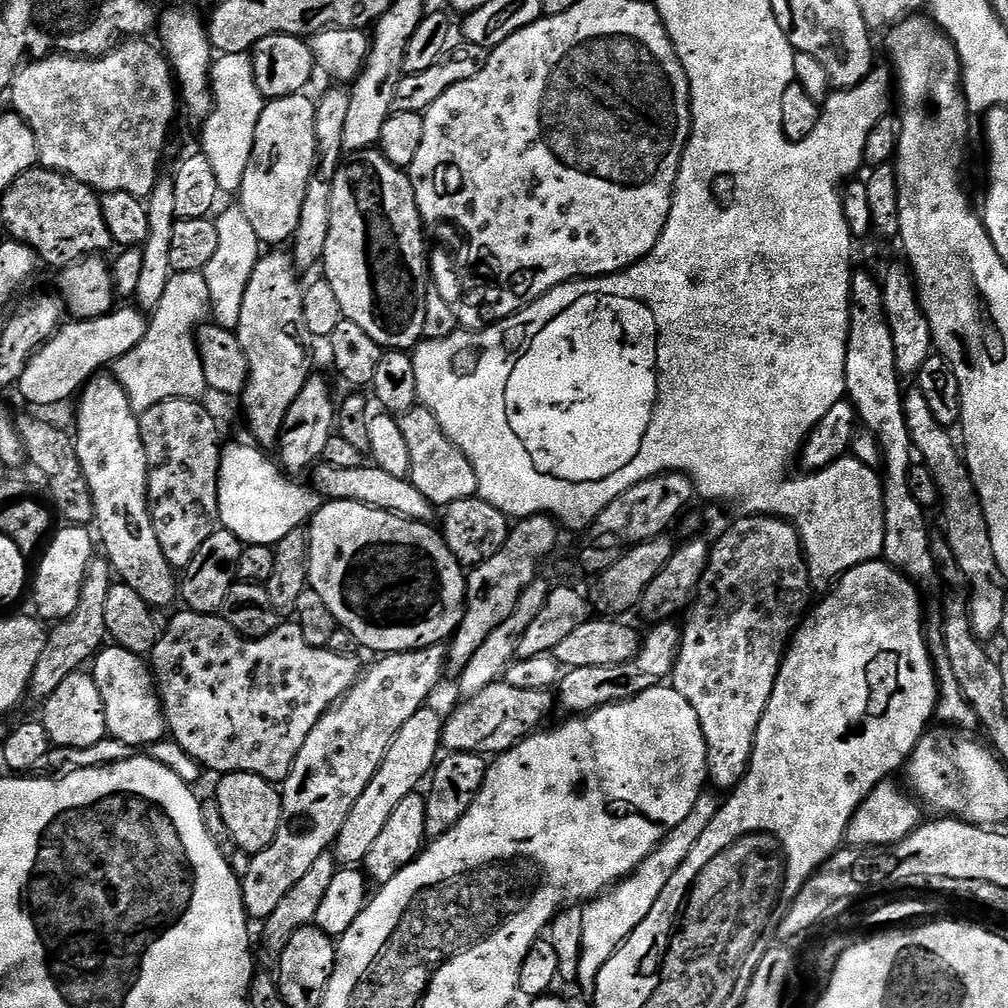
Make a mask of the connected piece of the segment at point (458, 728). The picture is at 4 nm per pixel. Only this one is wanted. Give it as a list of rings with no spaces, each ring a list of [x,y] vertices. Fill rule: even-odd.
[[[506,682],[486,686],[486,690],[459,702],[461,704],[446,716],[440,735],[441,745],[448,752],[509,752],[521,740],[533,735],[543,725],[540,723],[547,718],[552,704],[554,708],[554,696],[551,691],[518,690],[518,686],[510,686]]]

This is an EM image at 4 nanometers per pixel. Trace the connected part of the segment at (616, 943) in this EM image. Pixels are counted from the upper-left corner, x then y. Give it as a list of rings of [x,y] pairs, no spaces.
[[[712,792],[701,793],[694,809],[691,810],[691,814],[687,815],[671,831],[663,843],[646,857],[631,875],[621,880],[608,893],[589,901],[583,907],[578,984],[582,986],[582,990],[588,995],[588,998],[595,995],[597,975],[602,966],[625,943],[630,933],[645,920],[646,915],[650,914],[650,910],[653,909],[659,895],[662,894],[662,890],[666,888],[666,883],[670,882],[670,878],[686,860],[690,850],[697,844],[698,838],[705,833],[706,827],[710,826],[710,822],[713,821],[714,814],[717,813],[720,805],[719,798],[717,799],[714,795],[716,794]]]

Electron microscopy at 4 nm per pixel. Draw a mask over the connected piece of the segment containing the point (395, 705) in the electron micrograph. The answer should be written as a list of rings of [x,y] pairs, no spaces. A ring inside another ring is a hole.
[[[435,644],[429,648],[420,648],[416,652],[394,652],[385,655],[372,669],[365,671],[355,686],[339,700],[330,711],[310,730],[310,738],[306,738],[306,746],[298,750],[298,758],[290,770],[288,777],[282,781],[282,818],[280,828],[276,832],[274,842],[266,846],[266,850],[255,853],[248,864],[248,869],[242,872],[242,887],[244,890],[244,908],[253,921],[263,921],[290,890],[294,890],[294,882],[298,882],[310,866],[318,858],[322,858],[335,845],[336,836],[342,830],[347,815],[353,810],[362,792],[370,786],[382,758],[386,758],[386,750],[390,742],[394,742],[394,734],[406,726],[409,718],[419,708],[429,703],[428,695],[440,684],[440,679],[446,676],[446,648],[444,644]]]

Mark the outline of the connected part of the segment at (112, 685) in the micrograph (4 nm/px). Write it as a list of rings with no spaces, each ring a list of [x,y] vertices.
[[[105,646],[96,653],[90,671],[102,694],[108,735],[126,742],[133,750],[143,749],[140,748],[143,744],[151,746],[165,739],[164,705],[160,703],[152,669],[143,655],[119,646]]]

